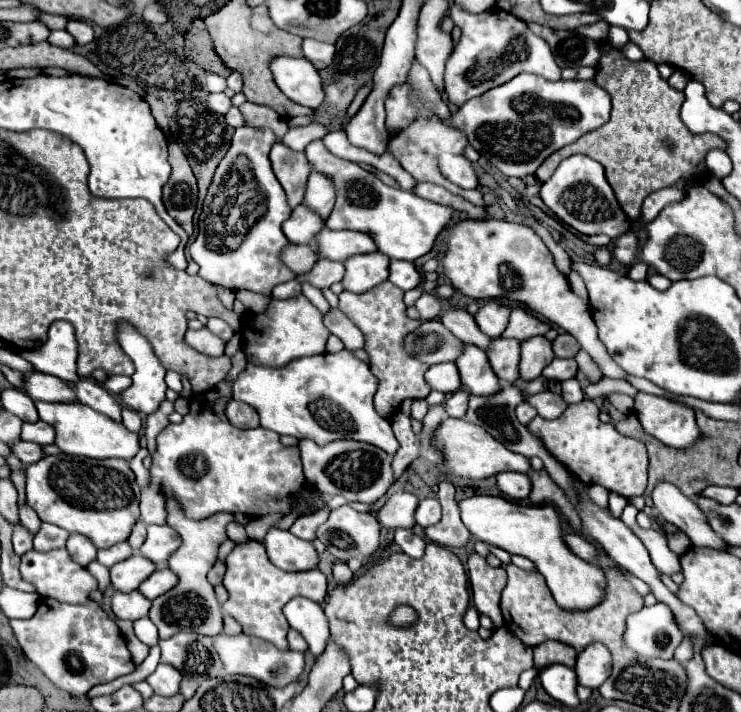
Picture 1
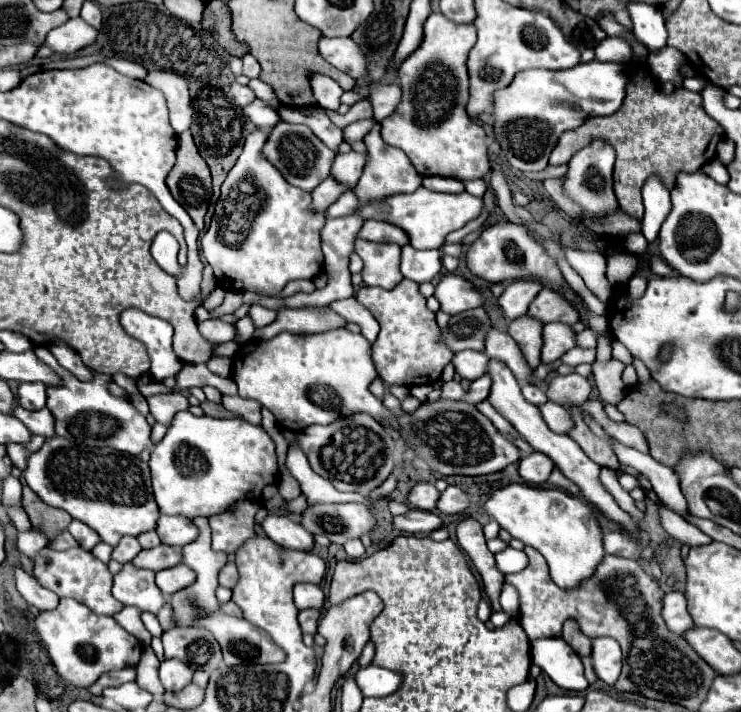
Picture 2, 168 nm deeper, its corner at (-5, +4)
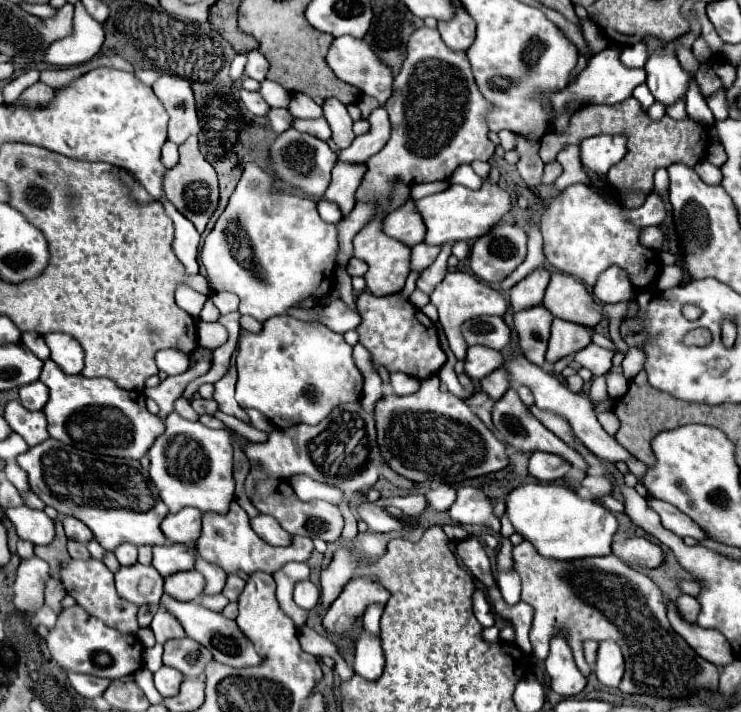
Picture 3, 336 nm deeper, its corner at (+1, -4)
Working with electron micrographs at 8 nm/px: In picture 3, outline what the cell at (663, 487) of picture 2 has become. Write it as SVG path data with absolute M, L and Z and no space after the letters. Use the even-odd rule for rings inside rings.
M513 358L513 360L505 362L505 368L509 368L509 372L513 372L513 382L515 382L515 384L525 384L525 386L529 386L529 390L531 390L533 396L535 396L535 406L537 406L537 408L549 410L549 412L555 412L555 414L563 416L563 418L569 422L571 430L581 438L581 442L583 442L595 456L607 458L607 460L611 460L613 464L615 464L617 460L627 462L629 452L625 452L625 448L623 448L613 436L609 436L609 434L603 430L603 426L599 424L599 420L597 420L595 412L593 412L593 402L591 402L591 400L587 400L583 394L571 392L571 390L565 386L565 382L559 380L553 372L545 372L541 366L535 366L535 364L531 364L529 360L525 360L525 358Z

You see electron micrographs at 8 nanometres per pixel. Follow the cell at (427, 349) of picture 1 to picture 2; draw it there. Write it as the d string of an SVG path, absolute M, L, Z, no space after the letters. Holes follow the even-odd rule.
M483 308L465 310L451 316L449 326L441 328L439 342L447 344L451 352L461 350L477 350L483 352L483 332L491 326Z

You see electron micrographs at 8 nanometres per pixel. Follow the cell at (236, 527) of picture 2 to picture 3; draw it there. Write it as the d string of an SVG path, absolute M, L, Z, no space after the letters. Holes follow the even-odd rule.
M231 502L231 508L227 514L217 514L217 512L205 512L203 514L203 530L201 536L197 540L197 548L199 548L199 556L205 558L207 562L213 562L217 566L221 566L227 574L235 574L235 572L277 572L281 566L285 566L287 562L305 562L309 560L313 548L311 548L313 540L307 536L293 536L289 546L271 546L265 540L261 540L253 528L249 526L249 516L247 512L237 504Z

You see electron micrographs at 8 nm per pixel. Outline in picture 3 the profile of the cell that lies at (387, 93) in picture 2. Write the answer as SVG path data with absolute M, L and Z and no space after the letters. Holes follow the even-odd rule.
M339 36L333 40L331 50L327 54L327 62L331 64L331 70L335 72L337 78L341 78L343 82L361 88L361 92L373 96L379 100L379 104L385 104L385 100L389 98L389 90L393 84L393 72L391 68L375 54L373 46L367 40L361 38L353 38L353 36Z

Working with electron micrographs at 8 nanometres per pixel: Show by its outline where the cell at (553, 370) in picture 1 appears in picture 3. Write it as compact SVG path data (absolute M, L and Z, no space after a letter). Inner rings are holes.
M589 344L587 348L583 348L575 354L575 362L579 362L583 368L589 368L593 372L593 376L601 376L611 368L613 354L615 354L613 350L601 348L597 344Z

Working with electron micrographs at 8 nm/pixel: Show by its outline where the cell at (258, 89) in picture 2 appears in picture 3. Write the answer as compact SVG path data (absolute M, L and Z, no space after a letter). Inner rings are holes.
M265 80L259 88L259 92L263 94L265 102L271 104L271 108L287 108L291 102L291 92L287 88L283 88L279 82L275 80Z

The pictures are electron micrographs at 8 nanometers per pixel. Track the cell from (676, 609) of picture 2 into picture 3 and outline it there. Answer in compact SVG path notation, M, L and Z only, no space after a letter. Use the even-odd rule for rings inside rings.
M683 594L683 596L679 596L675 602L677 602L677 608L679 608L681 616L685 616L685 620L689 620L689 622L695 622L695 620L697 620L697 614L699 614L699 610L701 610L701 604L699 604L697 596Z

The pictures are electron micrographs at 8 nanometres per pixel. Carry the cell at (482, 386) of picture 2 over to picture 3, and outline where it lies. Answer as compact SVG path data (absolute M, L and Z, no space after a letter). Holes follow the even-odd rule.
M497 368L495 372L491 372L489 376L485 376L481 380L481 390L487 392L491 396L491 400L499 400L509 388L511 388L511 380L509 380L509 372L505 368Z

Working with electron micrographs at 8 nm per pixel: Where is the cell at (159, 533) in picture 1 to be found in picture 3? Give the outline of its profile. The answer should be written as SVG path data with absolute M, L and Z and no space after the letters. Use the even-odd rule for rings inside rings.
M187 506L177 514L169 514L161 522L161 530L169 542L191 544L201 534L201 516L203 516L201 510Z

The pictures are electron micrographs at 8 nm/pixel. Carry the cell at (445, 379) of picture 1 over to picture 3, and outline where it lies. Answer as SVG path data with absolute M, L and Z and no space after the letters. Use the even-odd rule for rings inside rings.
M471 346L465 358L465 372L469 378L485 378L489 372L497 370L503 362L503 354L499 350L487 348L487 346Z

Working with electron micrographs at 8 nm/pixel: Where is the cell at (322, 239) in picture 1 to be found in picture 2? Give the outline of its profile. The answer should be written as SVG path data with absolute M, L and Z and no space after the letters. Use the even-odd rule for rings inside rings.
M379 220L363 222L357 238L371 240L371 242L393 242L393 244L399 244L399 246L407 244L407 236L403 236L403 232L399 232L393 224L379 222Z

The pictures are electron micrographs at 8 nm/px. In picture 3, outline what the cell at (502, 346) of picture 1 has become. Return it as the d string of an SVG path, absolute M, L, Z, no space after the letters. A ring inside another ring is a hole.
M543 304L519 310L515 314L515 332L519 334L519 346L525 358L537 366L545 364L551 322L553 314Z

